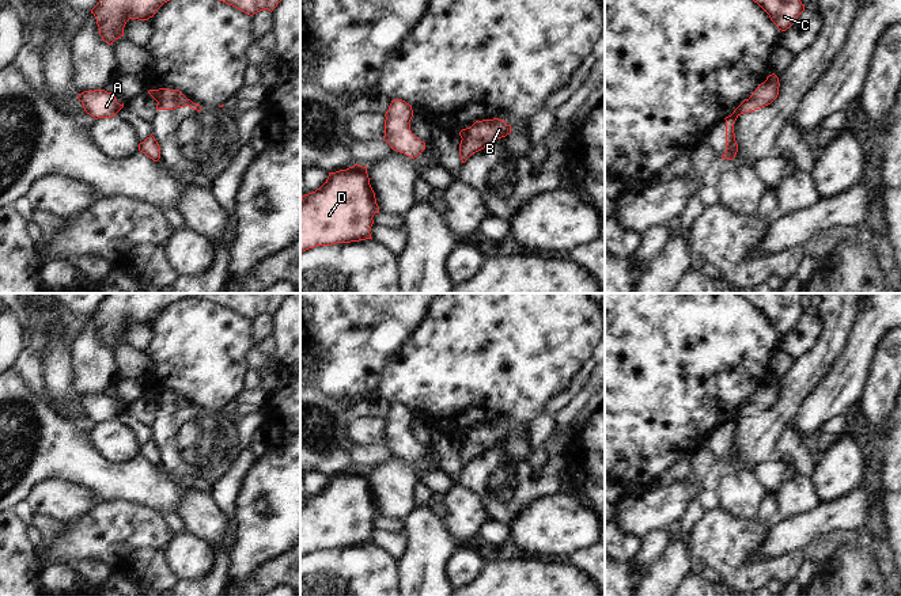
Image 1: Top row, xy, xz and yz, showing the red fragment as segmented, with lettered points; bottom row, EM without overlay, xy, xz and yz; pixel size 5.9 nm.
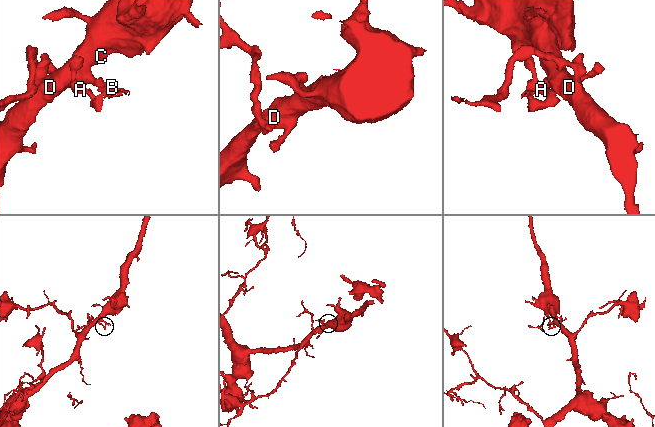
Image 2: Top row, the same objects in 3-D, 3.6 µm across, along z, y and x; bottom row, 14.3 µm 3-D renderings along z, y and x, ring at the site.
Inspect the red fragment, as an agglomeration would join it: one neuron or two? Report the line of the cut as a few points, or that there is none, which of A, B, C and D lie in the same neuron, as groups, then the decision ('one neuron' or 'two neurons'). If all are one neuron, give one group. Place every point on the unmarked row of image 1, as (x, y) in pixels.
cut xy (181, 398), (177, 402), (161, 403), (158, 406); groups A B / C D; two neurons

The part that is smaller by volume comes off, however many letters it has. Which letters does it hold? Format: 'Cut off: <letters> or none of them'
Cut off: A, B

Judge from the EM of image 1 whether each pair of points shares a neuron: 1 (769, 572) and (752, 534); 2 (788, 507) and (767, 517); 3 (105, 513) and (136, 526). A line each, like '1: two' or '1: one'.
1: one
2: two
3: one

